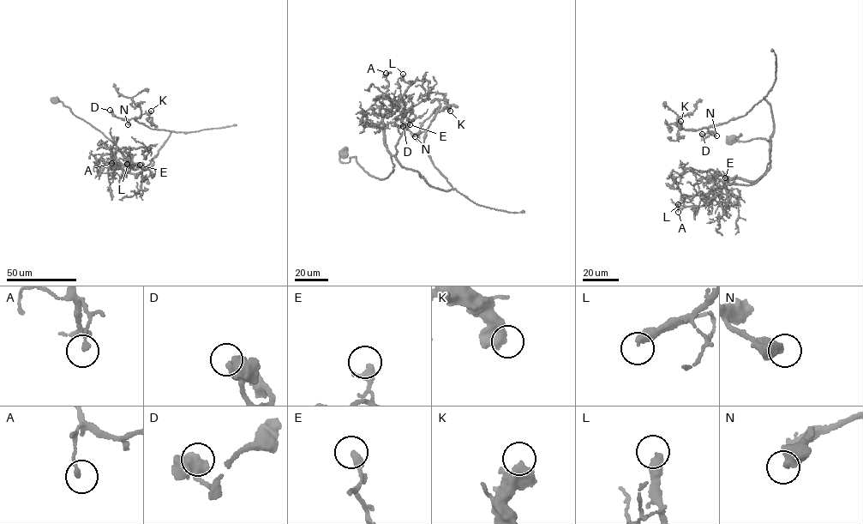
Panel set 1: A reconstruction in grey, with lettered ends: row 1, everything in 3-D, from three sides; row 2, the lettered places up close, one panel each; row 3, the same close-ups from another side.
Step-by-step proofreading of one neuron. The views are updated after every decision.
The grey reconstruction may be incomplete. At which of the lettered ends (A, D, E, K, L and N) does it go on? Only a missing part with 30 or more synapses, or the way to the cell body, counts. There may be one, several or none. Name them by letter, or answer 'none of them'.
L

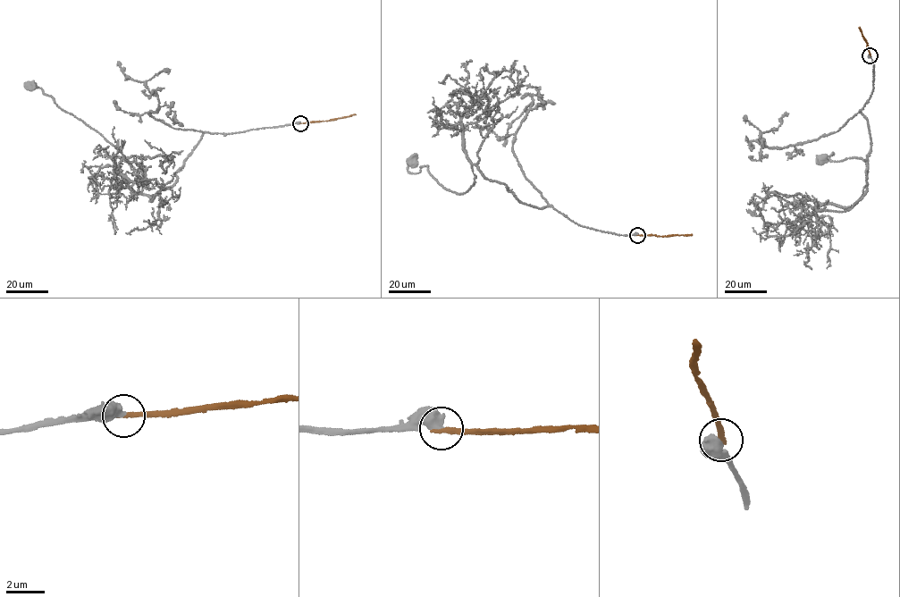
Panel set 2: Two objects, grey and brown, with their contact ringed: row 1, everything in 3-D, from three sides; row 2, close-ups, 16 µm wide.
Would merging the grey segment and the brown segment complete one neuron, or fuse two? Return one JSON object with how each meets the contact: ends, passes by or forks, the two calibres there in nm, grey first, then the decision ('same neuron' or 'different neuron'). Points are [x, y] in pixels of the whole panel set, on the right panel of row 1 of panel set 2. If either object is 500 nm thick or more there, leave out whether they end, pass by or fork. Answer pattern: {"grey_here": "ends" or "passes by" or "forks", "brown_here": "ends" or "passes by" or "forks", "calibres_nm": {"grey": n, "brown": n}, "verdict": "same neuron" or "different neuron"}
{"calibres_nm": {"grey": 500, "brown": 260}, "verdict": "same neuron"}

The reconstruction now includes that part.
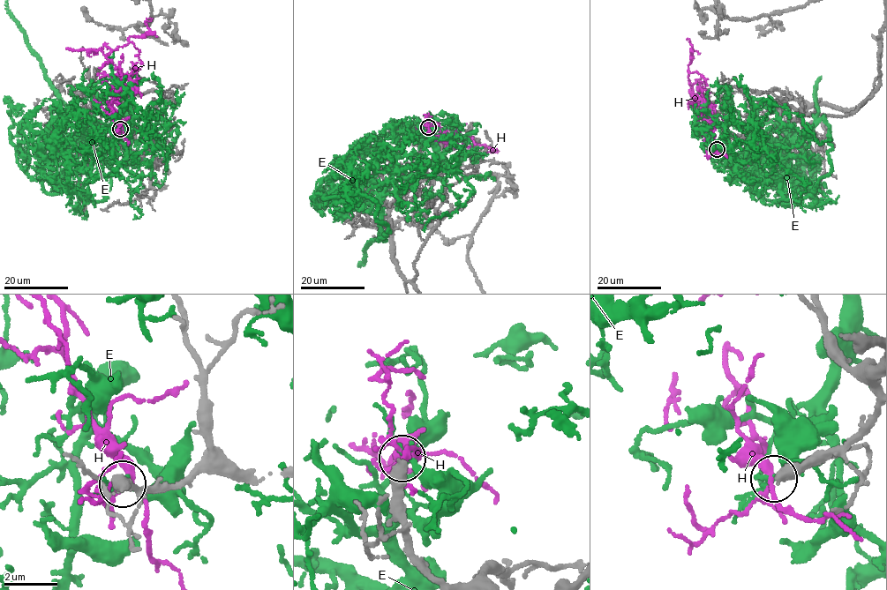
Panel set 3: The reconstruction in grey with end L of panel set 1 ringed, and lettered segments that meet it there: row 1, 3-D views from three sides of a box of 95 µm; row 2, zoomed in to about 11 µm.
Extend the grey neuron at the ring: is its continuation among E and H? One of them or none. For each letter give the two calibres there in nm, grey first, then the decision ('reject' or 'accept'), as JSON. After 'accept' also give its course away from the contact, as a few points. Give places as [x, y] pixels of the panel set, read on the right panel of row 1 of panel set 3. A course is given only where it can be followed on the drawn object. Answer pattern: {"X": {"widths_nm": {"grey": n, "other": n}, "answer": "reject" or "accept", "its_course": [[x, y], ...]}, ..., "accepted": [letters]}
{"E": {"widths_nm": {"grey": 480, "other": 240}, "answer": "reject"}, "H": {"widths_nm": {"grey": 480, "other": 220}, "answer": "reject"}, "accepted": []}

